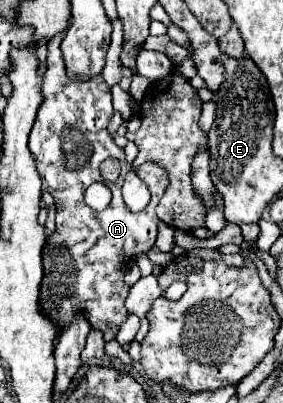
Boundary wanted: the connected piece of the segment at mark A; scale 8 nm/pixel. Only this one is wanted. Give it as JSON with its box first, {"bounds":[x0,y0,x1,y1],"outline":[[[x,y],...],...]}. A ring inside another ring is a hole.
{"bounds":[29,34,159,342],"outline":[[[63,34],[53,38],[51,46],[47,46],[47,72],[43,76],[45,100],[29,136],[29,150],[37,162],[43,190],[55,198],[57,206],[55,232],[47,236],[43,248],[39,306],[43,314],[57,324],[59,334],[71,322],[75,312],[81,312],[91,322],[91,328],[103,332],[103,340],[109,342],[119,332],[121,322],[129,316],[125,310],[129,286],[123,282],[127,264],[135,254],[147,254],[155,246],[159,218],[155,214],[157,206],[145,208],[137,214],[125,206],[121,198],[121,184],[131,164],[125,162],[123,150],[107,132],[107,124],[113,116],[111,90],[101,76],[85,82],[71,82],[67,78],[59,50],[61,38]],[[105,158],[117,158],[121,162],[121,176],[117,182],[101,178],[99,164]],[[93,182],[105,182],[113,192],[111,204],[103,212],[89,208],[83,200],[87,186]]]}

